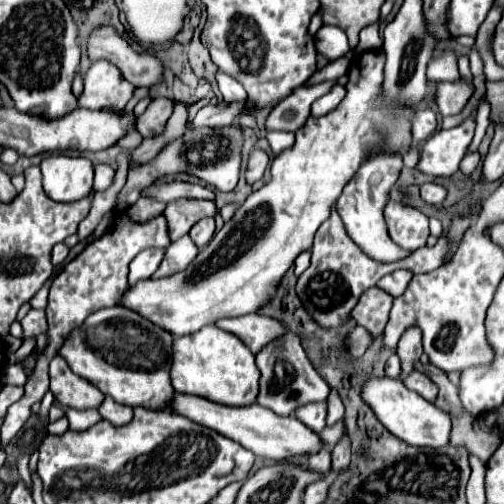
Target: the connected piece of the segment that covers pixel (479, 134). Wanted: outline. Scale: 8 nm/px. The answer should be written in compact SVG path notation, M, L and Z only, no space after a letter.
M481 99L479 109L477 109L477 129L475 129L475 137L473 137L471 145L469 145L469 151L471 151L471 153L477 151L481 139L483 139L483 135L485 135L485 131L487 131L487 125L489 125L489 103L487 103L485 99Z

